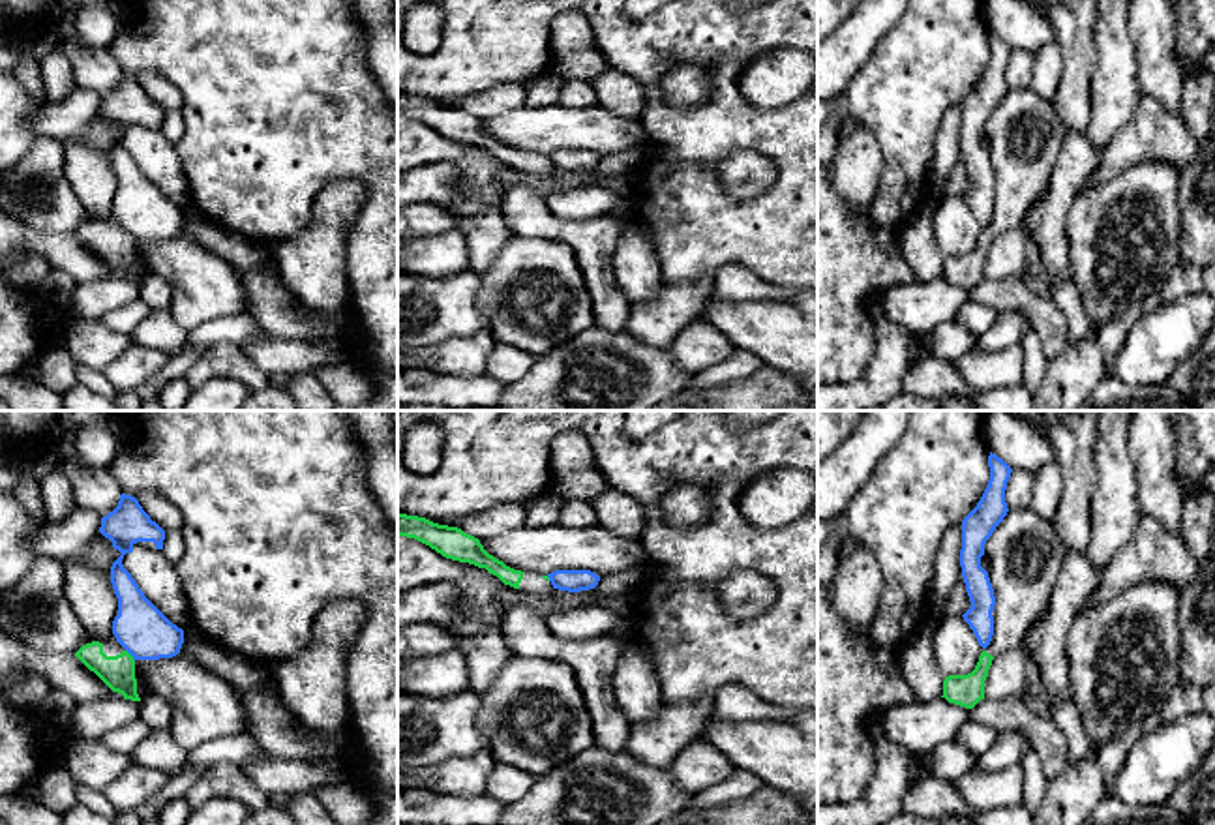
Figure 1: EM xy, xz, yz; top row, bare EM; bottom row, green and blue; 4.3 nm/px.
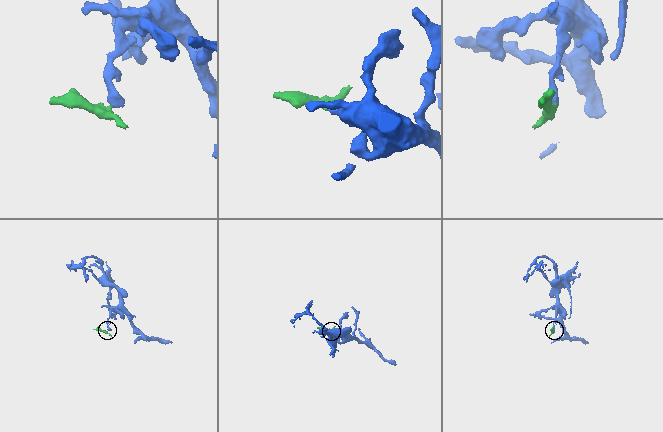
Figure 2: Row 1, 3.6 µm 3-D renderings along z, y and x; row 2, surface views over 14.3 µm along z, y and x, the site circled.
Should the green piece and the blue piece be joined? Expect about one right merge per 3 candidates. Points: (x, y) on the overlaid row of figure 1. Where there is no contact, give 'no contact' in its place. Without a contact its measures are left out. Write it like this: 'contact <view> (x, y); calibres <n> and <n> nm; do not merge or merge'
contact xy (130, 655); calibres 140 and 220 nm; do not merge

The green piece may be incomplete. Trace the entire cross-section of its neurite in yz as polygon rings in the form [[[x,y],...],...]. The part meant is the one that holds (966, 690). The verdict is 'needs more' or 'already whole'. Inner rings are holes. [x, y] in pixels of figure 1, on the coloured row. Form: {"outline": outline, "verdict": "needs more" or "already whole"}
{"outline": [[[1022,649],[1001,652],[996,658],[982,651],[971,673],[945,677],[941,698],[949,703],[973,709],[981,699],[1024,699],[1028,690],[1026,654]]], "verdict": "needs more"}

